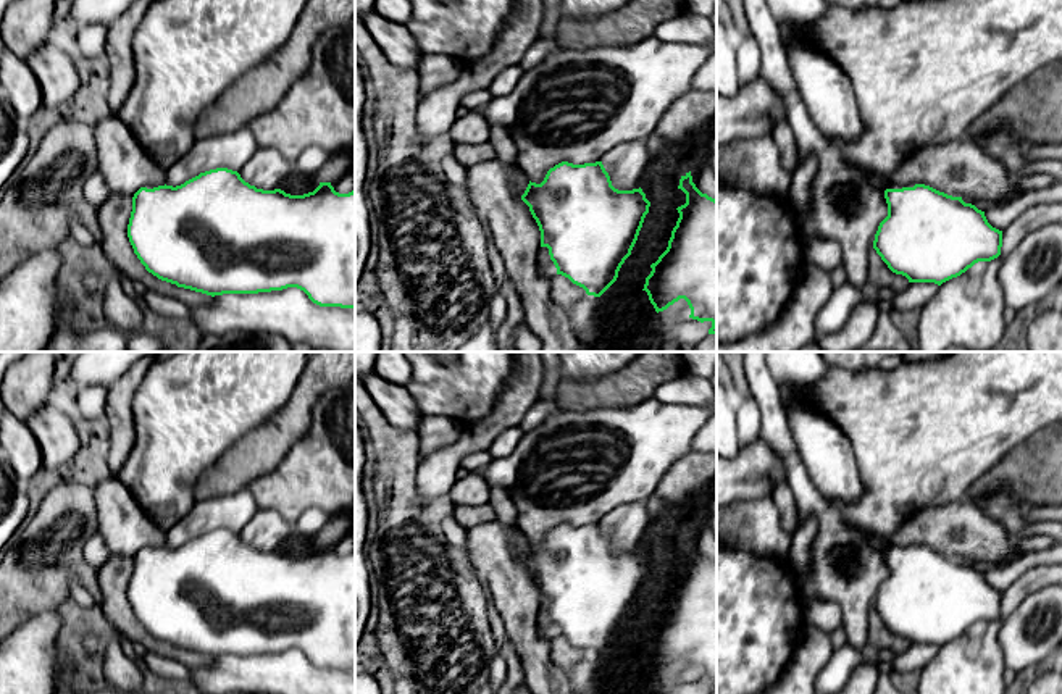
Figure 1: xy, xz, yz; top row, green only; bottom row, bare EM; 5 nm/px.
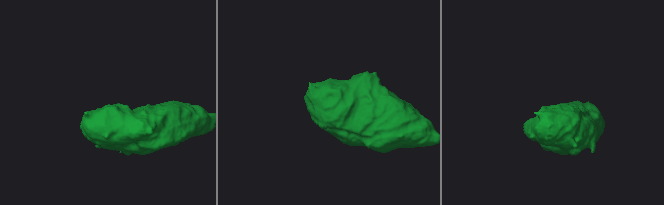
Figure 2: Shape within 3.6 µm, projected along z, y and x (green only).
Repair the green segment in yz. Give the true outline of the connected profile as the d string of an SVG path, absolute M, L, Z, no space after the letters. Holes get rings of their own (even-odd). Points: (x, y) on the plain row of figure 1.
M873 533L868 542L884 554L888 578L880 584L873 610L888 629L909 644L943 644L960 638L978 623L1001 617L1002 592L993 589L985 573L962 558L952 558L925 546L894 546Z

